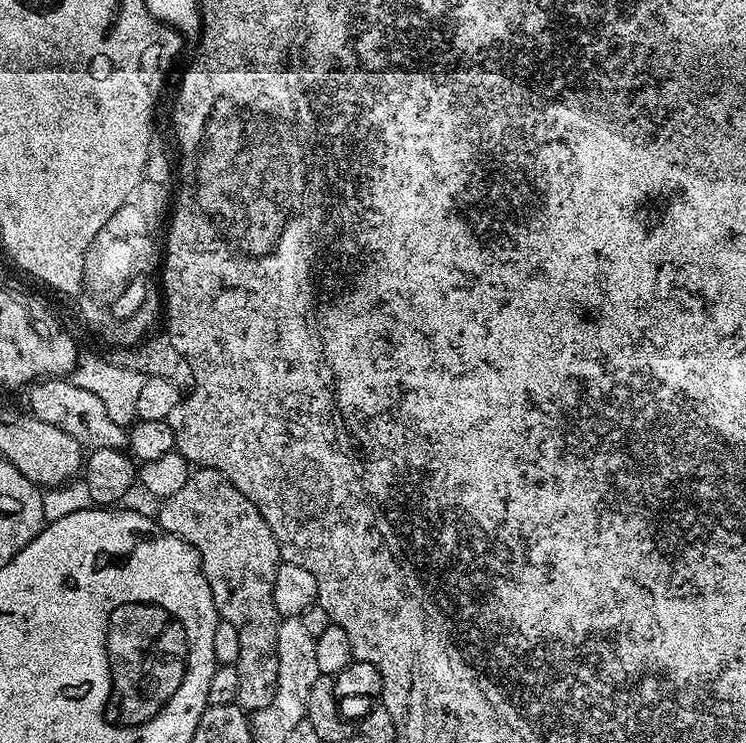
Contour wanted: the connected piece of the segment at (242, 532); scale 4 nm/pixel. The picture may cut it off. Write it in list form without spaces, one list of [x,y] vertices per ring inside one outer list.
[[[200,466],[189,471],[186,486],[182,486],[178,494],[163,497],[158,523],[164,531],[179,536],[200,555],[200,565],[214,598],[216,615],[230,622],[238,633],[239,653],[235,664],[238,670],[238,698],[235,704],[249,714],[266,710],[266,706],[274,702],[274,694],[278,694],[278,626],[282,619],[280,611],[274,606],[274,578],[282,563],[280,544],[274,538],[266,518],[262,518],[258,506],[254,506],[254,502],[250,502],[250,498],[235,488],[217,468]]]

